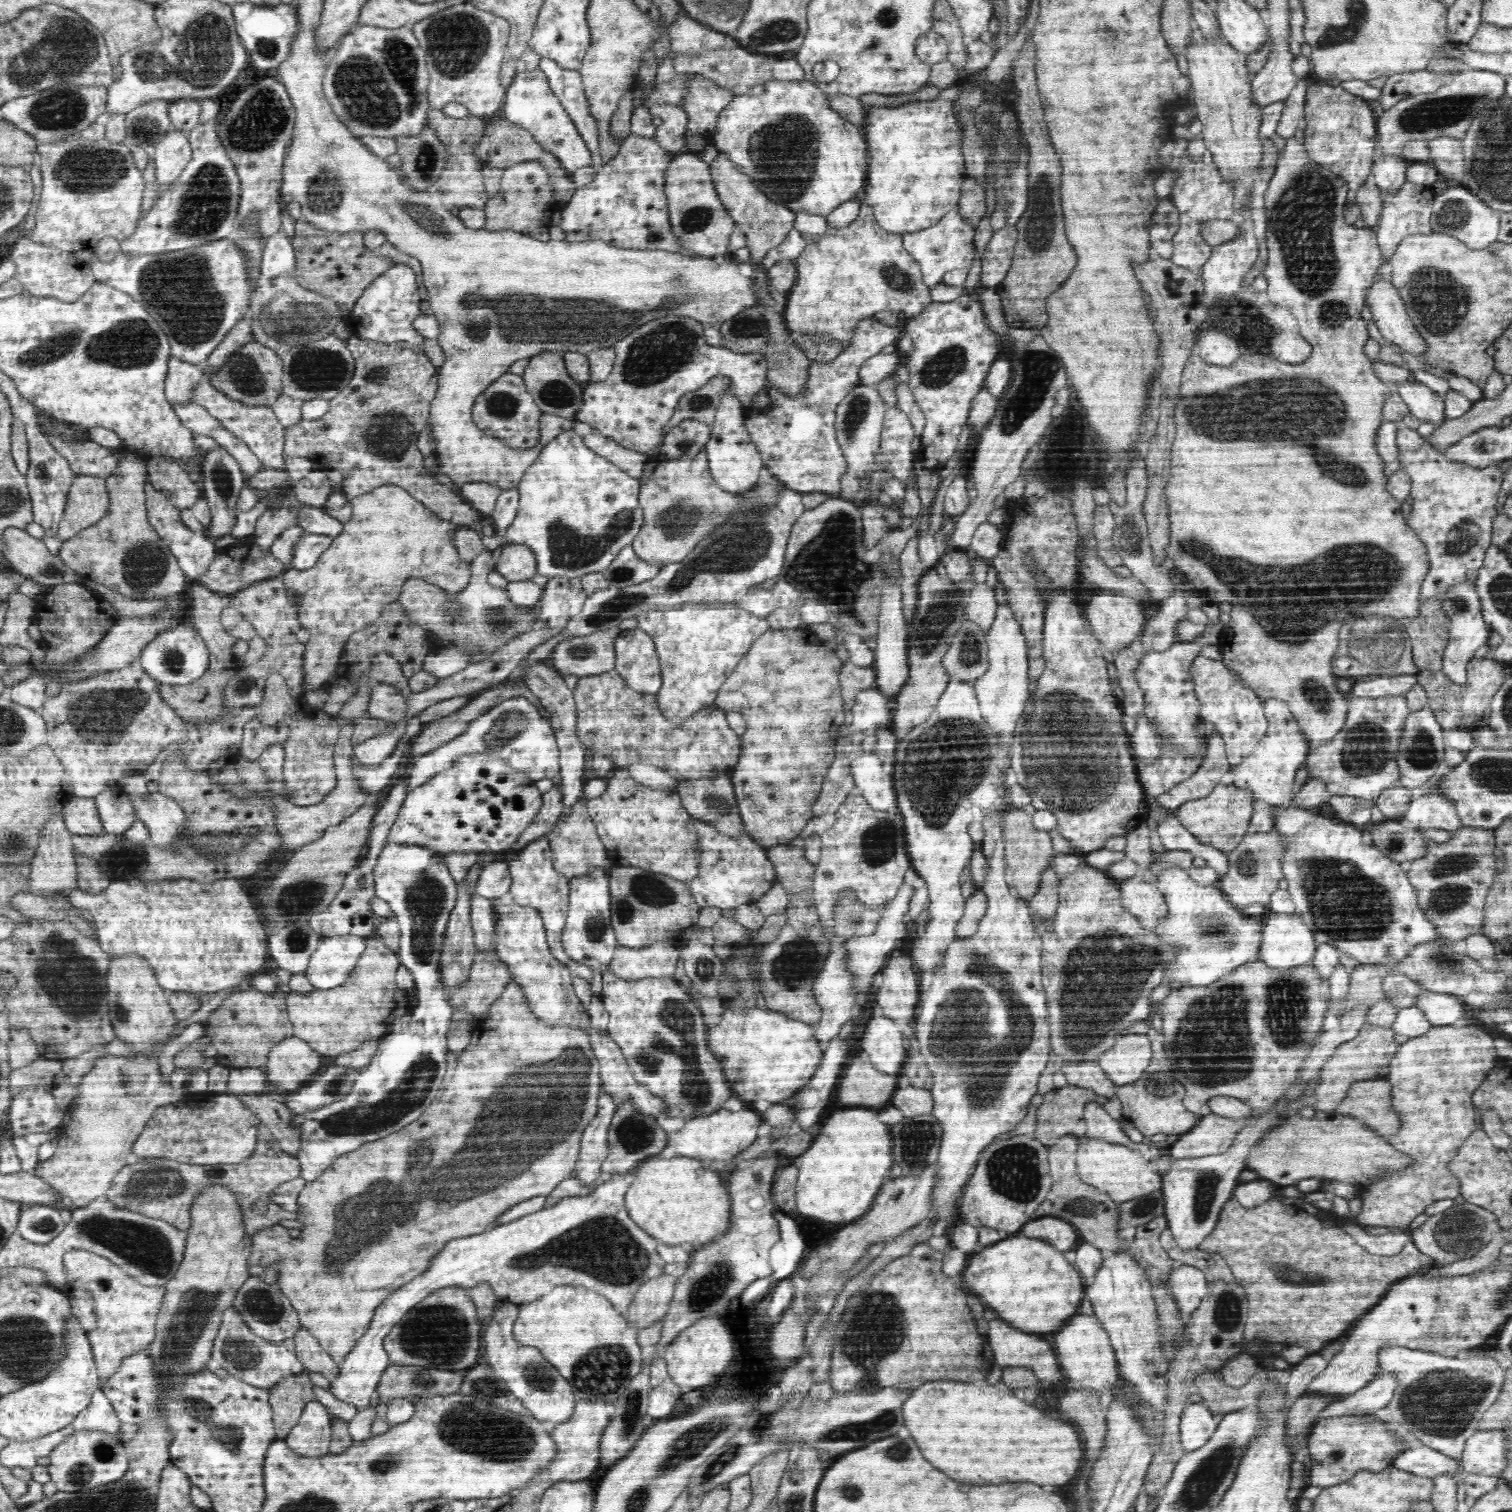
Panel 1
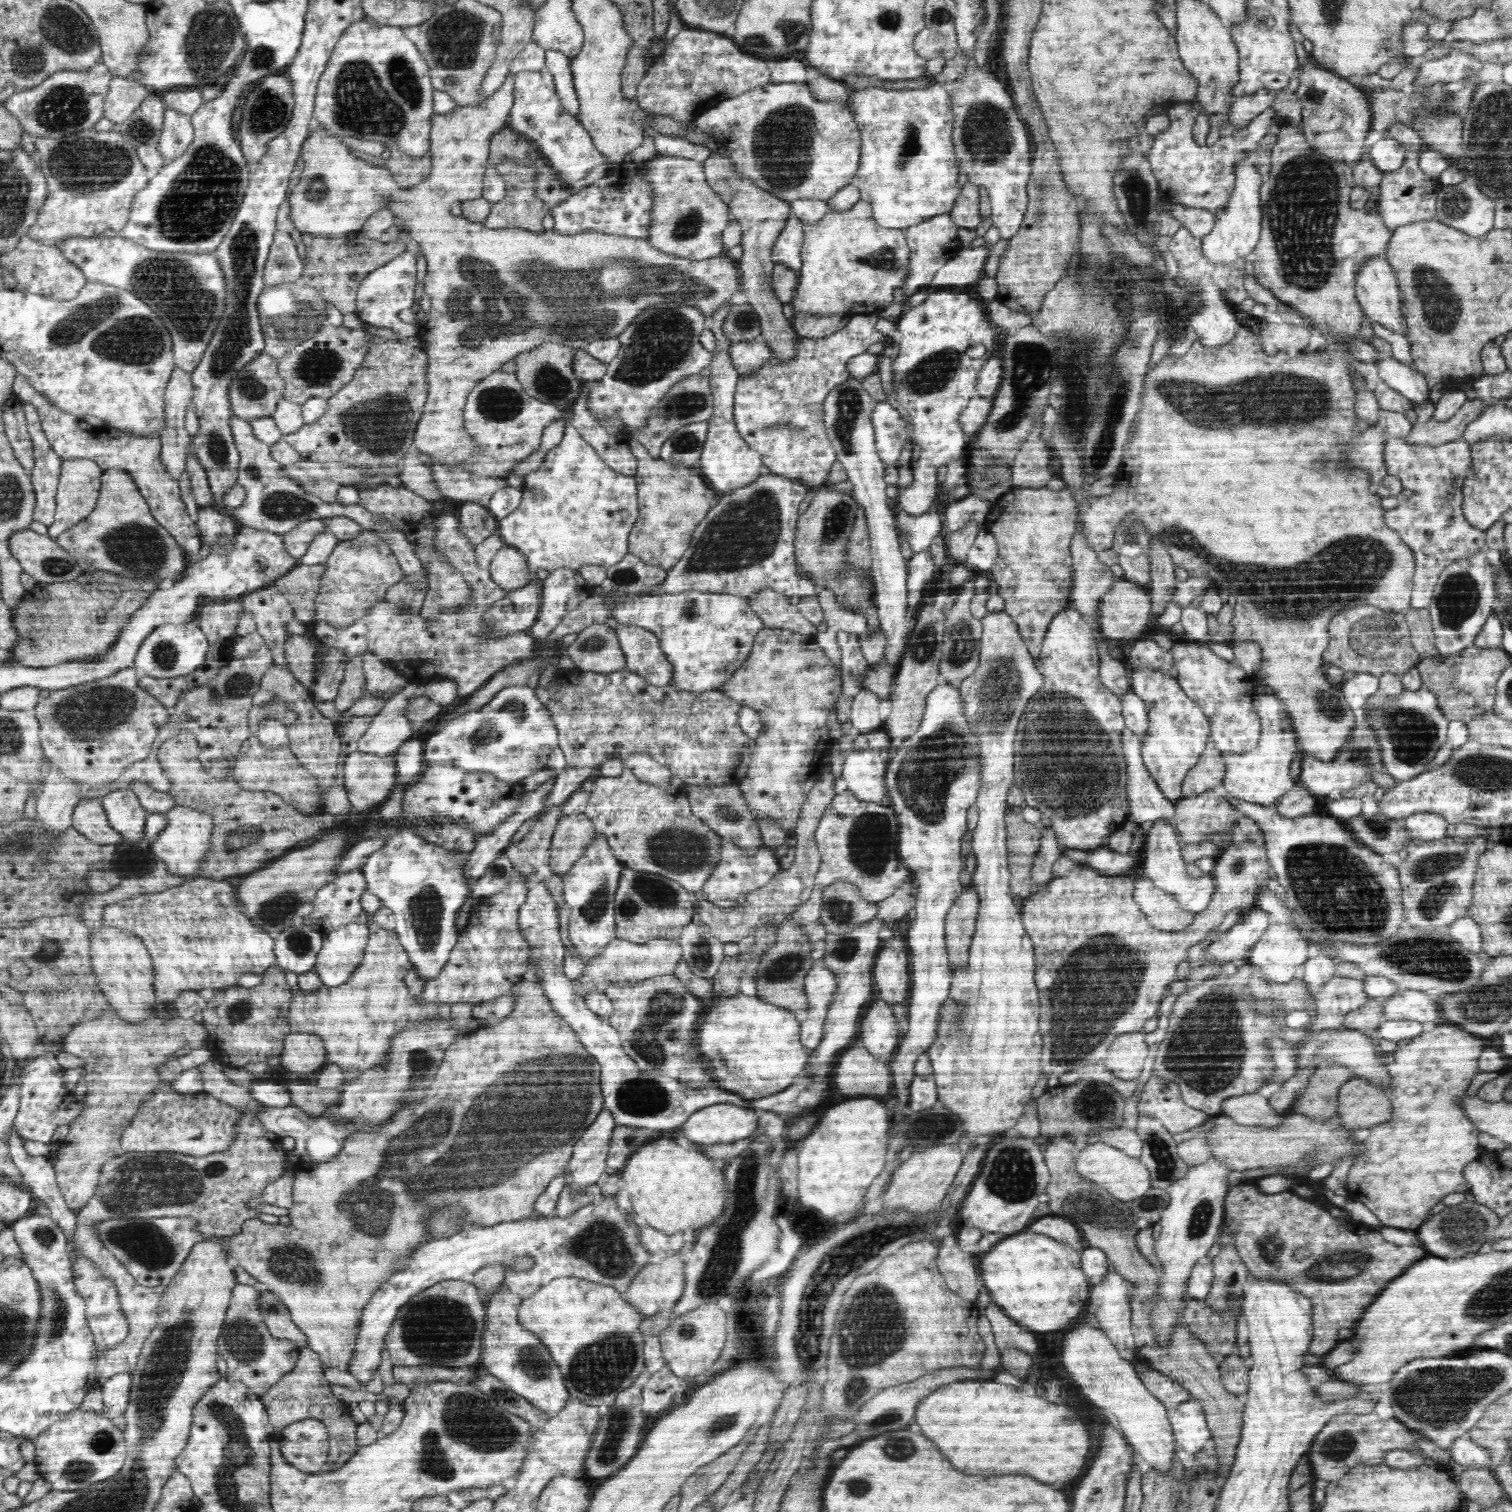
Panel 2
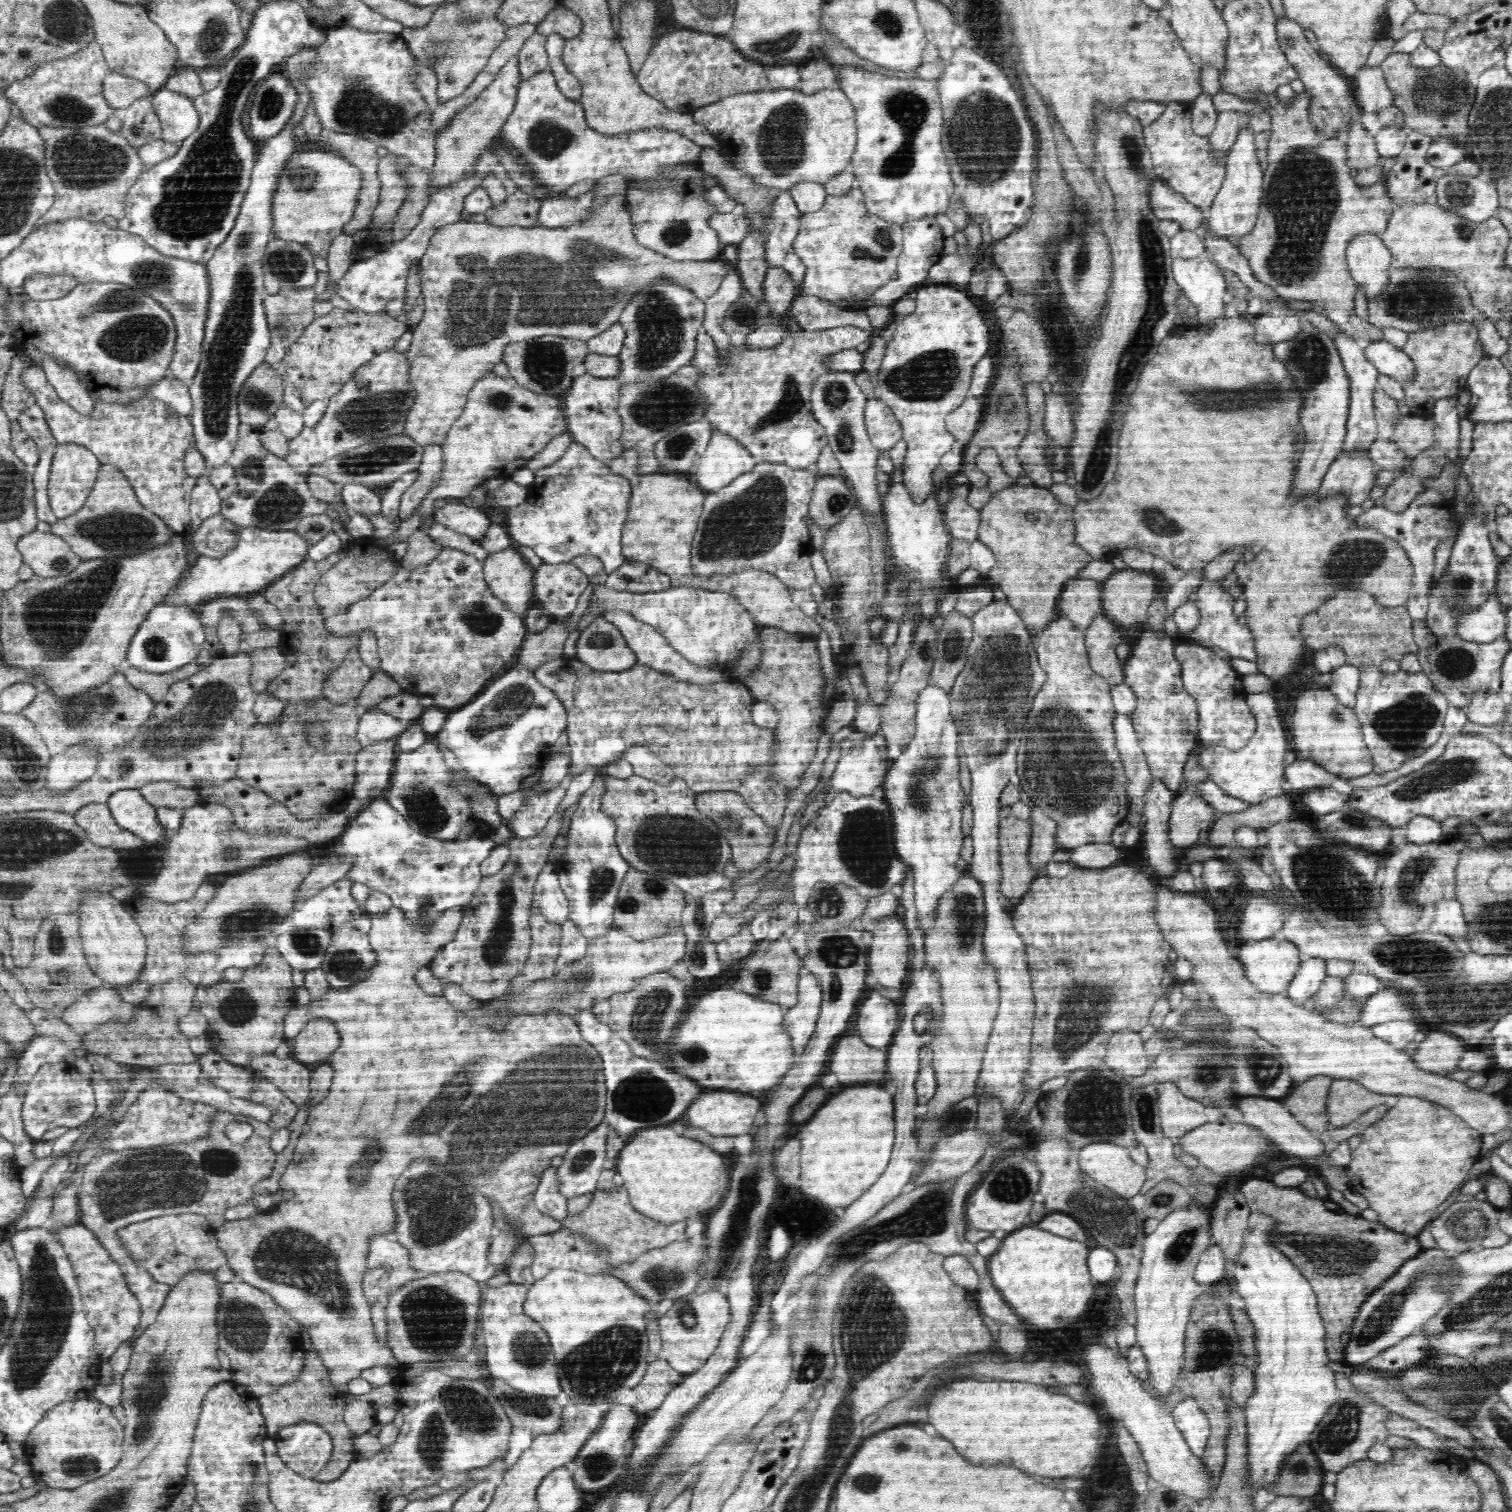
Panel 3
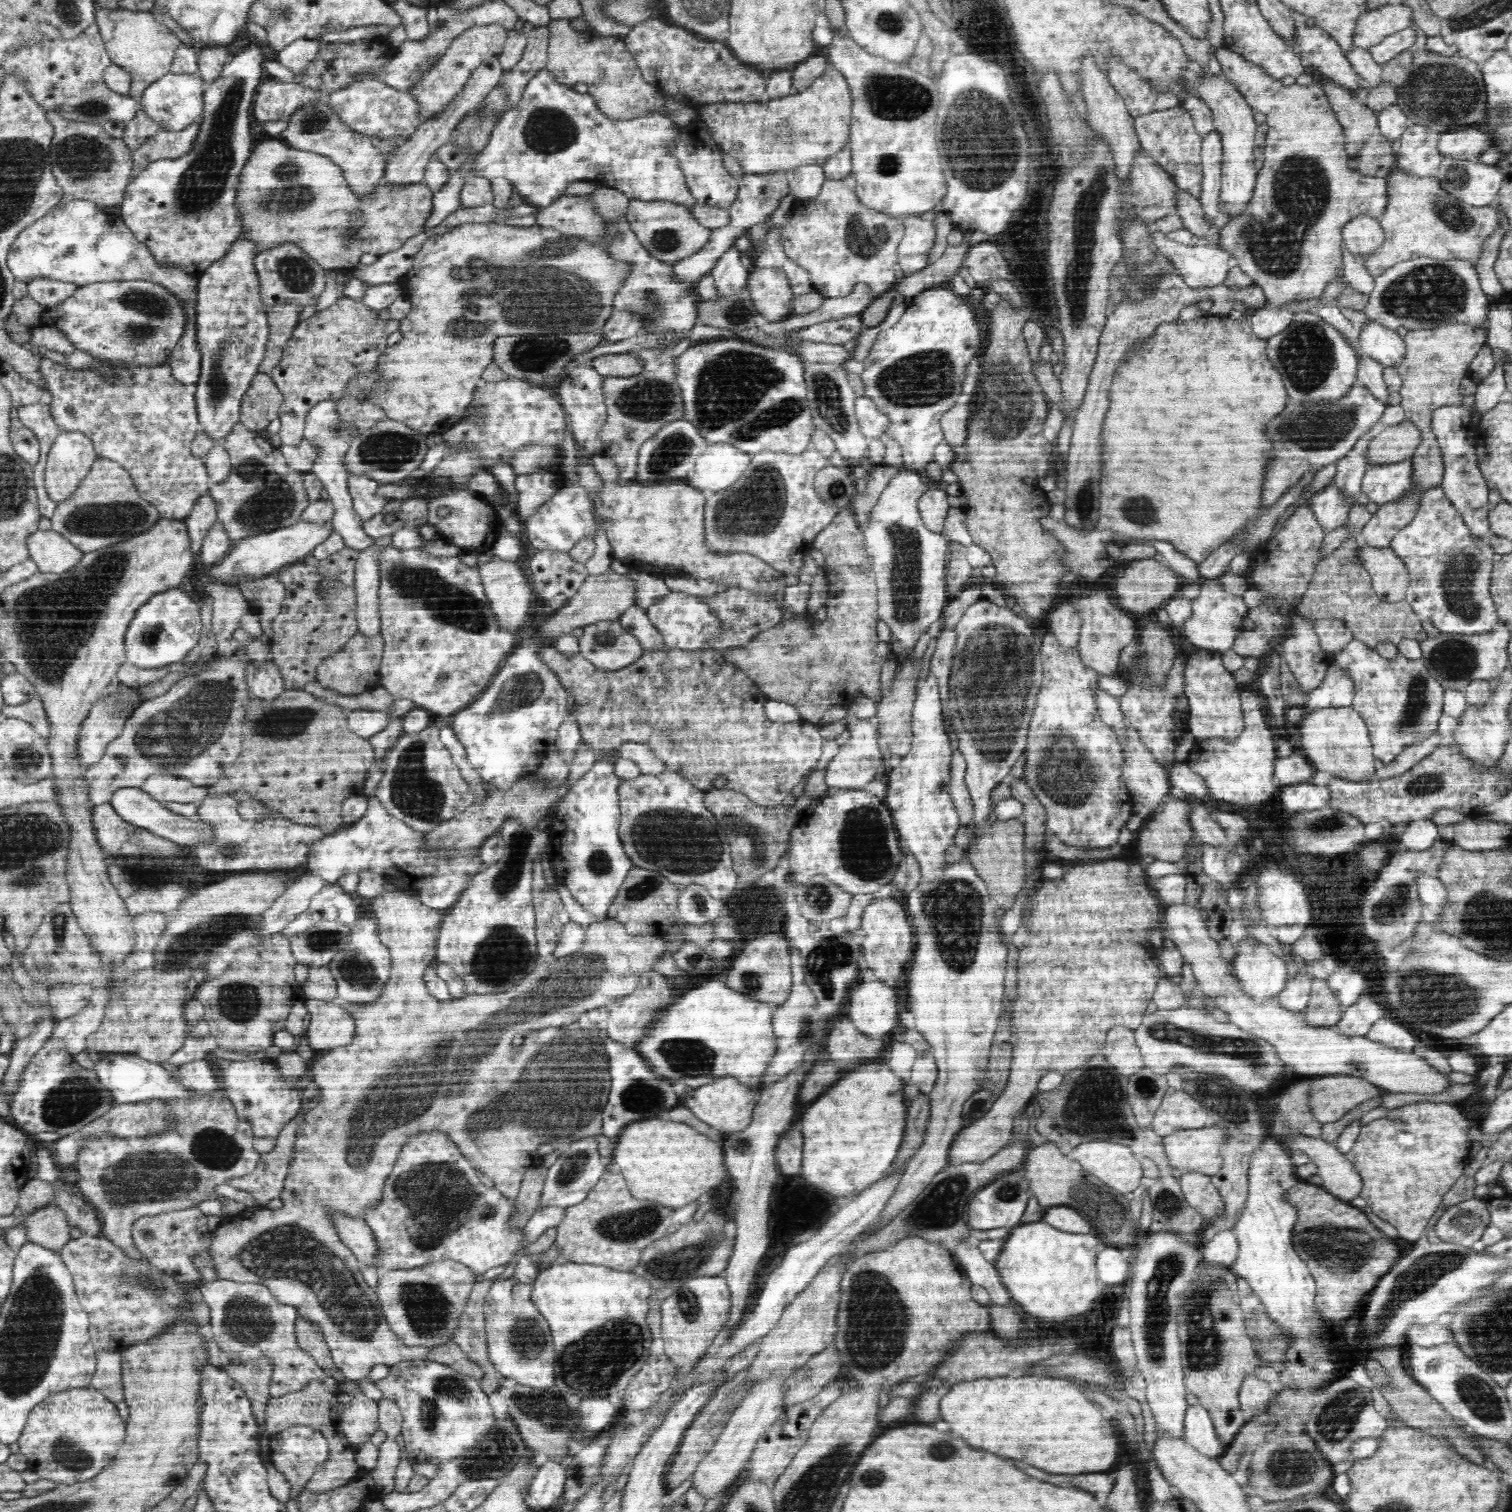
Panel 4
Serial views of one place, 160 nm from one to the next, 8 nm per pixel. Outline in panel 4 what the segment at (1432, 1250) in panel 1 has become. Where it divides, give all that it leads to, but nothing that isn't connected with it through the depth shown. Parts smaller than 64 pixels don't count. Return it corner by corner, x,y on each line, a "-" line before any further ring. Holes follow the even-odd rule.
1469,1198
1464,1202
1459,1202
1450,1208
1447,1208
1440,1216
1434,1226
1434,1234
1441,1238
1442,1241
1452,1242
1472,1248
1476,1242
1480,1242
1482,1234
1486,1227
1491,1224
1490,1211
1488,1208
1488,1199

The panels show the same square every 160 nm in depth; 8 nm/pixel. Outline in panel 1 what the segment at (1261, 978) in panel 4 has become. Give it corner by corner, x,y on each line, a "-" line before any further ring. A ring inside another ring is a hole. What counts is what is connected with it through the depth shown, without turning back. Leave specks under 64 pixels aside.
1270,912
1264,918
1260,960
1270,968
1294,968
1313,960
1317,943
1298,914

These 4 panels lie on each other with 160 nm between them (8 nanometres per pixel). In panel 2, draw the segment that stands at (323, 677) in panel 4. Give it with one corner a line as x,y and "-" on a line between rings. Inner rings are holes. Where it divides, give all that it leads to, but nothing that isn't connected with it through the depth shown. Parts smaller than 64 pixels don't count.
354,656
345,666
345,675
340,683
337,697
333,700
339,712
348,710
358,698
362,698
367,690
366,677
361,656

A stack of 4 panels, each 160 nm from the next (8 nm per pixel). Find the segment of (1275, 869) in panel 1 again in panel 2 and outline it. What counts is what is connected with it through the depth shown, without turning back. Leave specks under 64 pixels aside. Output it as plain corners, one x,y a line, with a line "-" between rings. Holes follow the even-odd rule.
1238,838
1226,847
1216,857
1212,870
1215,891
1208,908
1195,913
1194,920
1181,931
1154,930
1132,900
1134,880
1126,876
1102,876
1094,868
1074,868
1064,878
1053,877
1044,892
1035,892
1021,900
1024,929
1036,948
1036,986
1042,1004
1038,1024
1044,1038
1040,1056
1042,1076
1058,1078
1068,1071
1102,1063
1114,1038
1124,1033
1141,1032
1150,1018
1159,1016
1161,1002
1168,994
1170,982
1176,981
1178,964
1186,961
1188,948
1202,942
1210,930
1220,926
1230,910
1250,909
1256,905
1257,895
1271,880
1267,865
1265,844

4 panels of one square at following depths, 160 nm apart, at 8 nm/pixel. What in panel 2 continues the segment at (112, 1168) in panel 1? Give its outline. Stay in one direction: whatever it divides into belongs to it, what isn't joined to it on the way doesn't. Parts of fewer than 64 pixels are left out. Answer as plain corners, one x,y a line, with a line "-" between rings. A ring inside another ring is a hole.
112,1010
110,1013
105,1013
101,1015
98,1019
86,1022
86,1023
79,1023
71,1028
70,1032
68,1032
68,1036
65,1038
65,1043
63,1044
63,1051
68,1052
69,1054
74,1054
74,1056
78,1056
84,1060
84,1068
86,1070
85,1080
87,1084
87,1093
85,1096
85,1101
83,1102
84,1108
83,1113
72,1123
70,1124
70,1131
64,1140
55,1140
52,1142
53,1144
53,1152
48,1153
45,1157
49,1159
49,1161
53,1164
53,1169
55,1170
56,1175
56,1182
58,1188
62,1195
64,1195
64,1200
66,1201
66,1205
68,1205
69,1209
77,1212
83,1206
86,1206
86,1202
94,1194
96,1194
96,1186
97,1186
97,1179
100,1178
100,1168
110,1160
110,1158
114,1158
114,1156
118,1156
121,1154
121,1146
120,1146
120,1138
122,1138
122,1134
126,1131
130,1124
134,1121
136,1114
138,1112
138,1108
152,1092
154,1092
154,1088
169,1088
173,1090
171,1084
167,1082
163,1082
160,1079
160,1074
158,1073
158,1068
164,1065
170,1065
169,1060
172,1058
172,1055
180,1048
184,1049
184,1046
190,1046
192,1050
194,1048
198,1048
198,1046
203,1047
204,1043
206,1042
208,1036
208,1031
204,1024
198,1022
194,1022
193,1019
184,1019
184,1018
174,1018
169,1019
168,1021
164,1021
164,1019
160,1019
156,1014
154,1014
149,1020
140,1022
140,1023
128,1023
118,1016
118,1013

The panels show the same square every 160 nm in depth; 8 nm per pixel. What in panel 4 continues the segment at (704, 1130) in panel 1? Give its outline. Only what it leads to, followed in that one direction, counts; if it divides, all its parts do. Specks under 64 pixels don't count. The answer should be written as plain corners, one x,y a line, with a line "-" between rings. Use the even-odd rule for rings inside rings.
728,1076
728,1078
718,1078
712,1084
699,1086
682,1102
686,1102
686,1107
694,1112
694,1118
714,1126
717,1130
729,1133
744,1130
752,1123
753,1110
758,1100
756,1092
750,1092
744,1084
738,1084
734,1078

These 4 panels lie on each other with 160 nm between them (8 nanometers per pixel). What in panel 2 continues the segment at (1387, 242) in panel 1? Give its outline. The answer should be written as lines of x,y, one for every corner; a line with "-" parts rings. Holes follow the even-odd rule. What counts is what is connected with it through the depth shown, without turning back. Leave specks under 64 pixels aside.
1408,149
1404,165
1398,171
1383,174
1379,184
1380,196
1377,208
1380,209
1380,218
1388,230
1393,231
1398,226
1410,222
1422,222
1436,216
1436,193
1442,186
1438,178
1430,178
1420,170
1419,160
1422,151

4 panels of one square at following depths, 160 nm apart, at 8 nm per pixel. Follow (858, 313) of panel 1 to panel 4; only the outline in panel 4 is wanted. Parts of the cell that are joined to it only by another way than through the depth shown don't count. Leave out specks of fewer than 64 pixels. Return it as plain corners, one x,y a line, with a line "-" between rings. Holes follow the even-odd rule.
846,176
842,180
825,178
816,198
795,199
789,222
780,228
780,238
777,240
786,256
808,271
814,291
828,298
838,298
848,296
858,284
864,284
872,293
890,290
897,282
894,266
900,261
897,250
904,233
902,218
864,206
856,194
856,179

